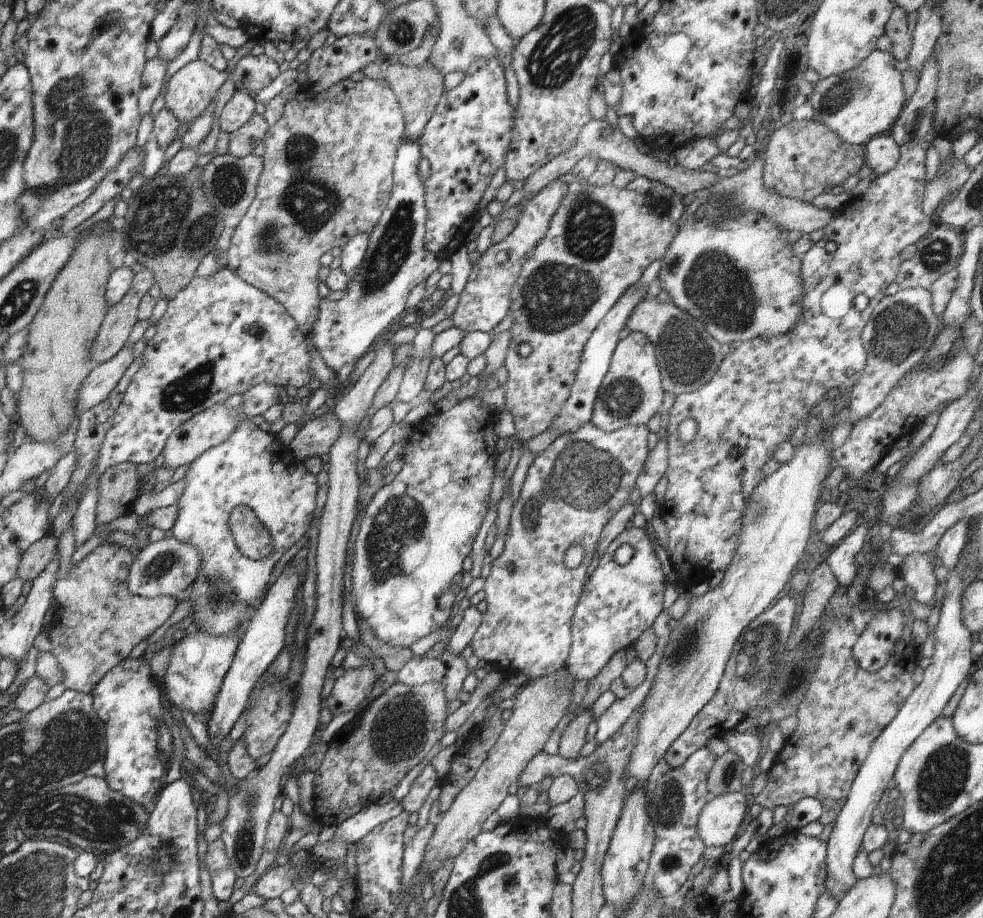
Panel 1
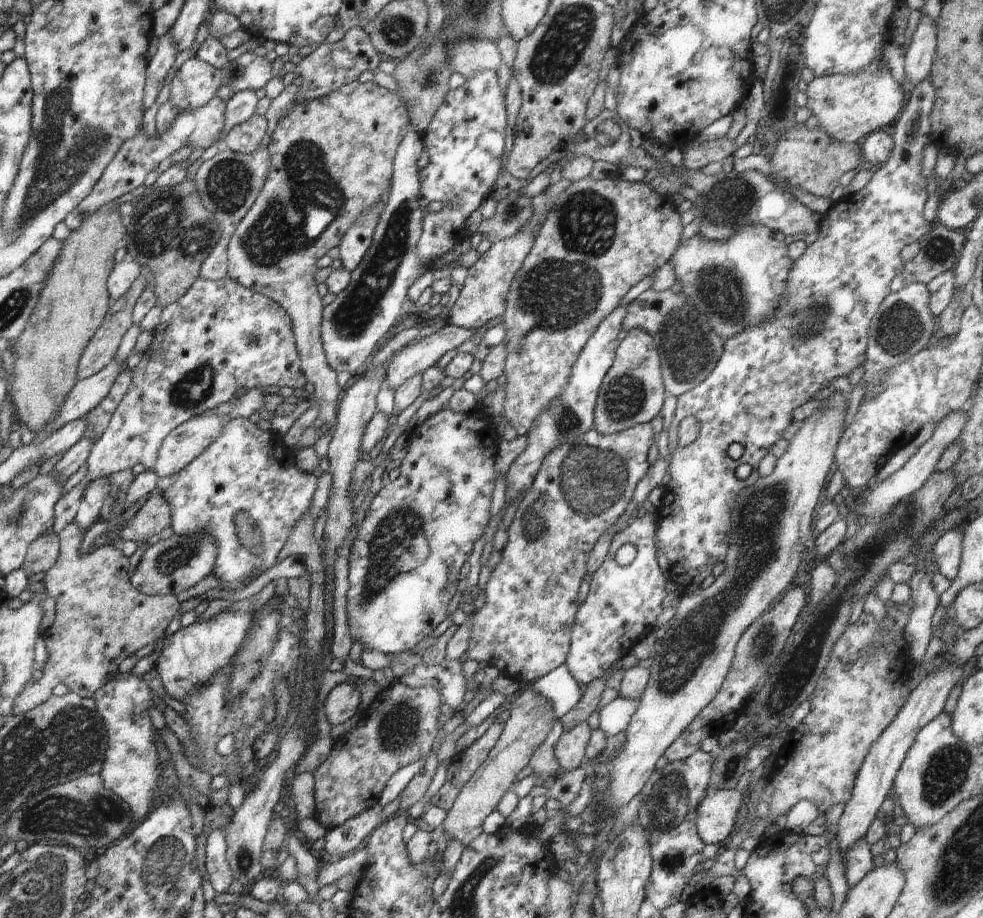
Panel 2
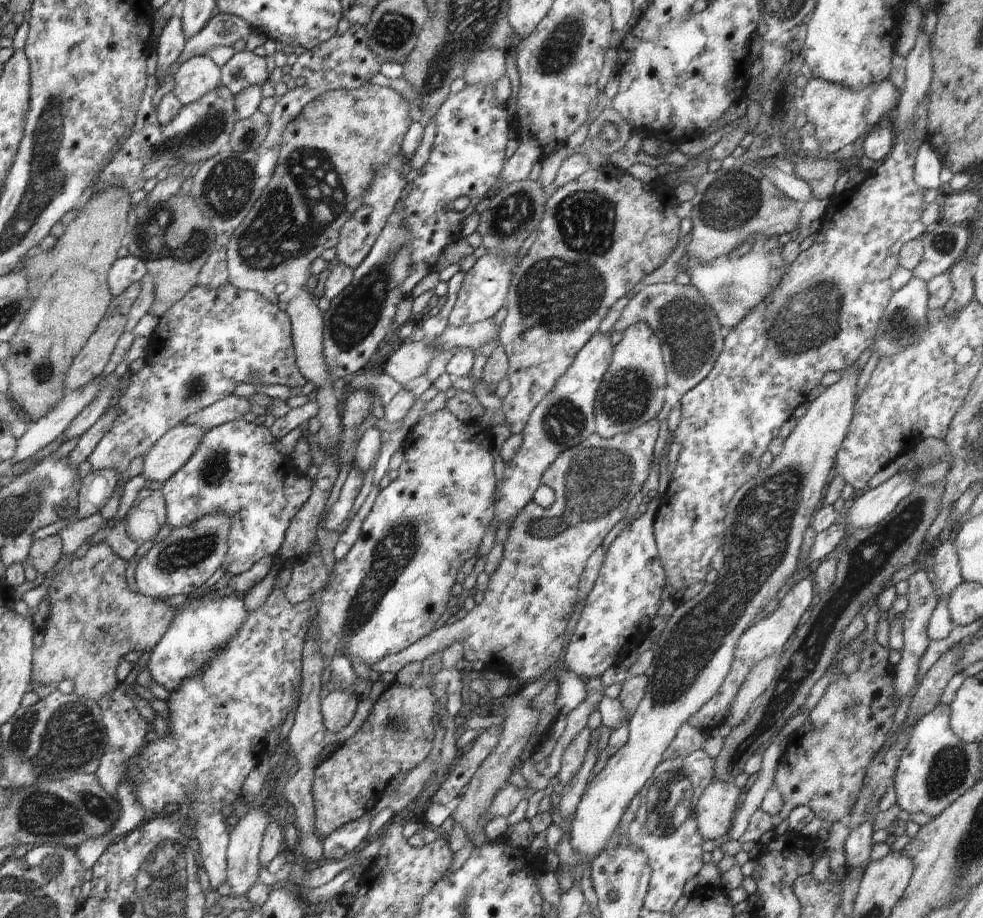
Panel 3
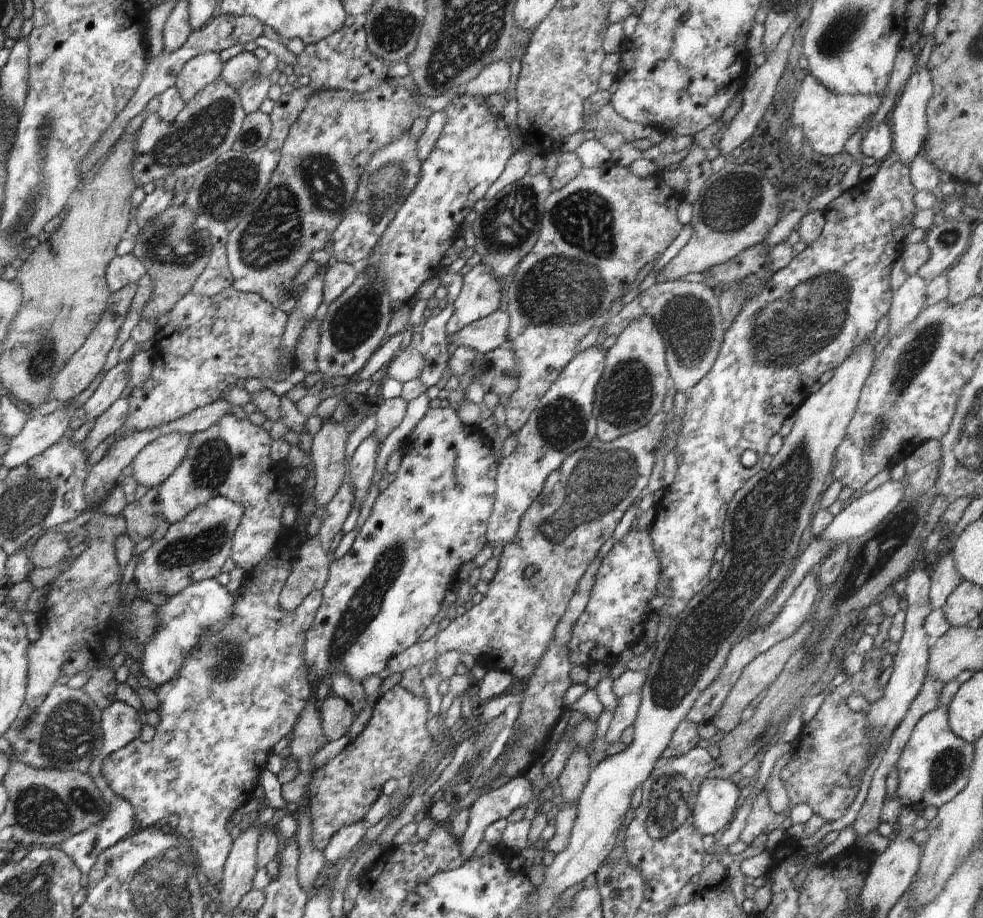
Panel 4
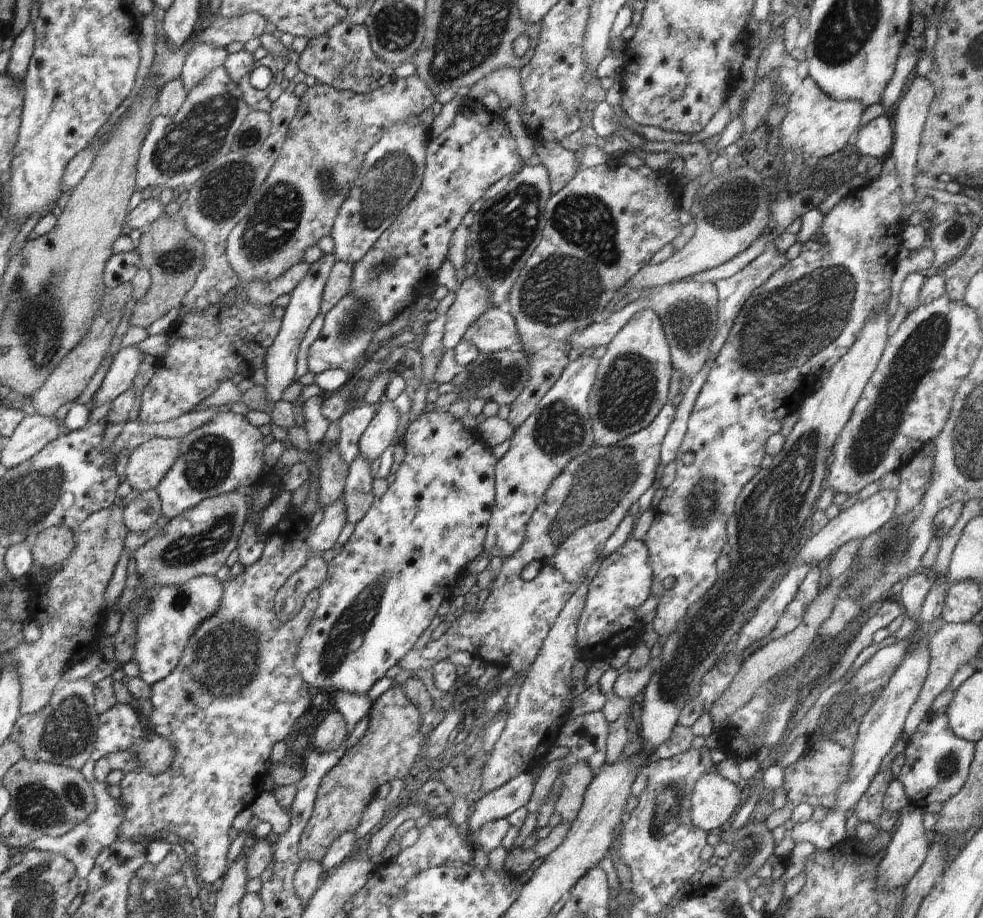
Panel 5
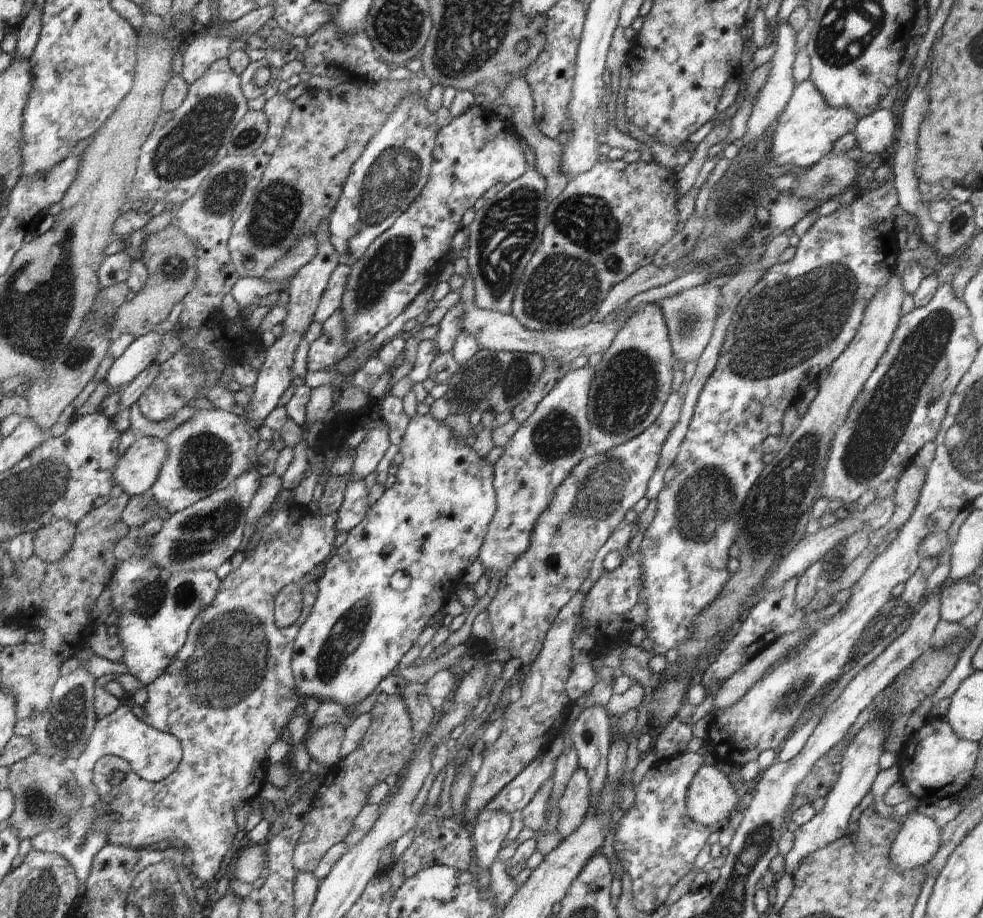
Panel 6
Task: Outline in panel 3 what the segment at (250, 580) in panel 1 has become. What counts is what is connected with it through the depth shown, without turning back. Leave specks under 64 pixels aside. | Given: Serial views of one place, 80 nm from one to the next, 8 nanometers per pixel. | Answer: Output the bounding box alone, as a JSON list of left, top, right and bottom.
[162,418,314,577]

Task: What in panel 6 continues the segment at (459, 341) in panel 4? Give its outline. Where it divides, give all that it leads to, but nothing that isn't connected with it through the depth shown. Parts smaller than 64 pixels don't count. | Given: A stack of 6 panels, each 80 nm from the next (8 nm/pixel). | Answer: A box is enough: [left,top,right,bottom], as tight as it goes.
[459,282,618,365]

